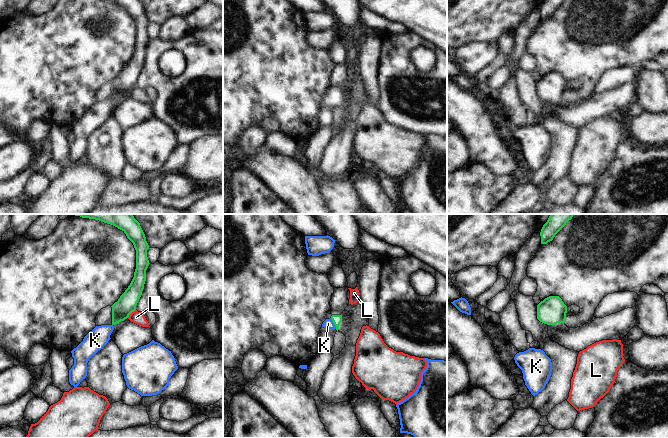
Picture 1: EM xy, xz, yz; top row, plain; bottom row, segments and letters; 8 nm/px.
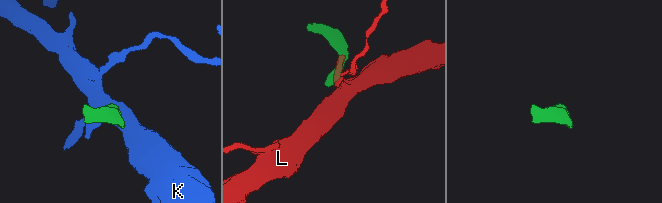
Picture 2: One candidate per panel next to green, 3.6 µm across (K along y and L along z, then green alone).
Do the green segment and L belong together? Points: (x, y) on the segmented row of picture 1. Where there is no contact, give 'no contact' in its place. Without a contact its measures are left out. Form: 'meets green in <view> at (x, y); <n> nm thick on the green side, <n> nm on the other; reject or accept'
meets green in xy at (131, 312); 160 nm thick on the green side, 100 nm on the other; reject

